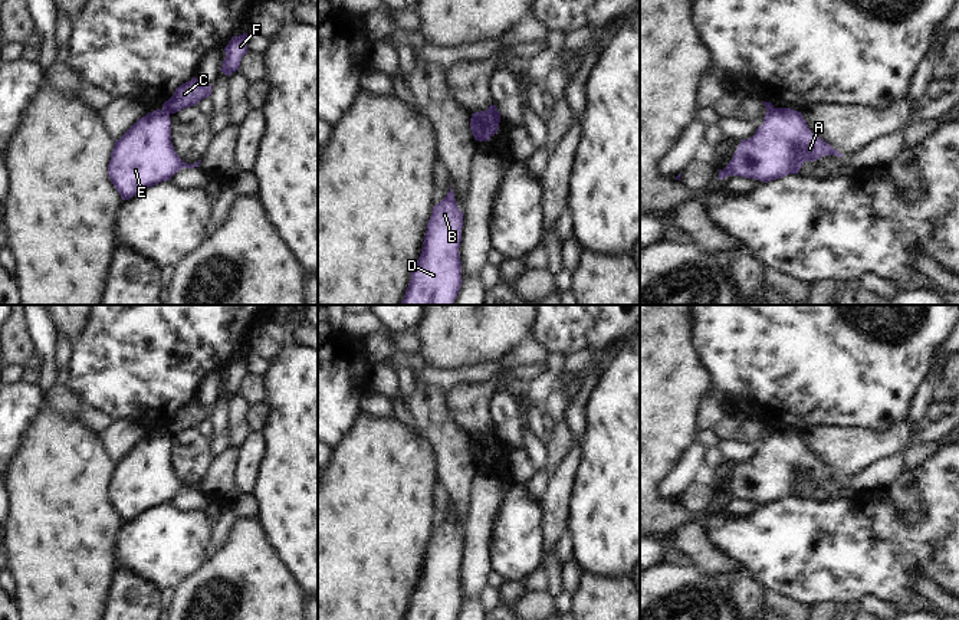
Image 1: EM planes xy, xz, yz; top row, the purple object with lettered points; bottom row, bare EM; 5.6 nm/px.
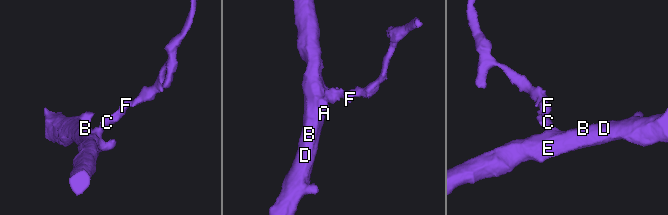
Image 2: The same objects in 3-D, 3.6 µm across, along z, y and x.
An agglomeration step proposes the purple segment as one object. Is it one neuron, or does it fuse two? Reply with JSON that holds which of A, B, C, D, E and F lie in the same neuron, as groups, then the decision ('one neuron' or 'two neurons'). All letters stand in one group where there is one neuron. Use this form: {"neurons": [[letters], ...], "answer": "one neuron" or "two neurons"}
{"neurons": [["A", "B", "D", "E"], ["C", "F"]], "answer": "two neurons"}

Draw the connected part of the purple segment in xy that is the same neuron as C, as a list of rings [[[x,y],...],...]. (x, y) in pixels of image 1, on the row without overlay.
[[[197,400],[183,406],[174,417],[162,426],[167,436],[175,436],[184,430],[197,427],[201,421],[211,417],[211,407],[201,406]]]

